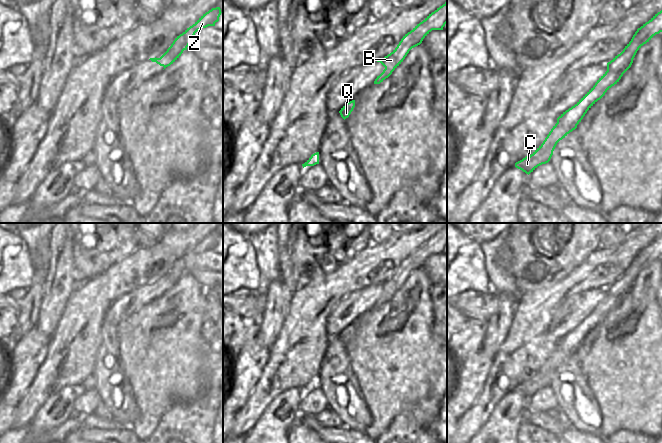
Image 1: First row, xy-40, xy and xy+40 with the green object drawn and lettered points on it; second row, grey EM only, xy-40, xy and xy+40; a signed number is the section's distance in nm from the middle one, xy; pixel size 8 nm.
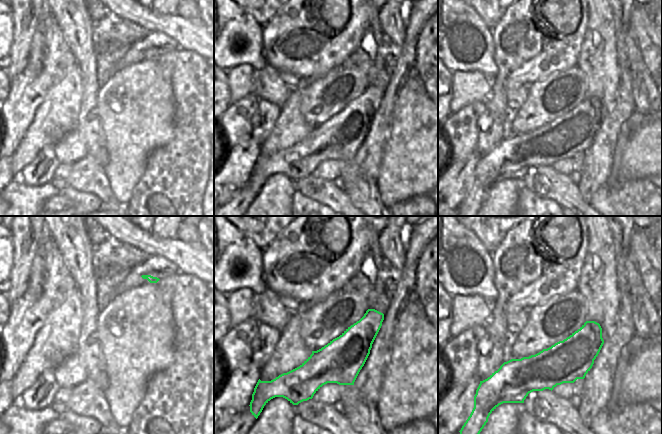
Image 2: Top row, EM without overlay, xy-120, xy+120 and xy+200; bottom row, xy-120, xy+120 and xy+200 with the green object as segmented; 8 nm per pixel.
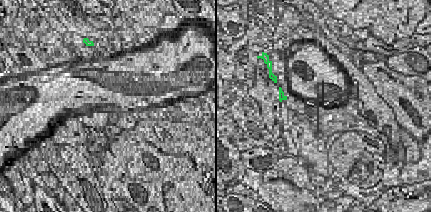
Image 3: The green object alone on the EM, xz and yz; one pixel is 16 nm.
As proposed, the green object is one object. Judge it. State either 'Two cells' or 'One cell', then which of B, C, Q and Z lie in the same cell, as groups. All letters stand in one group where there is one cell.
One cell. Groups: B C Q Z

